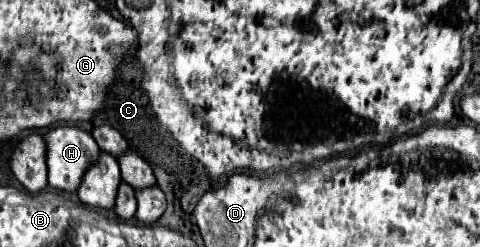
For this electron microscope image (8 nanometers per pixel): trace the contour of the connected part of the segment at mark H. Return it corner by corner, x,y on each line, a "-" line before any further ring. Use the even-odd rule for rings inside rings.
61,125
51,129
47,135
47,165
49,165
49,185
53,189
65,191
65,193
75,193
79,189
79,183
85,175
85,171
99,159
101,149
97,147
95,139
85,133
79,127
69,127
69,125

